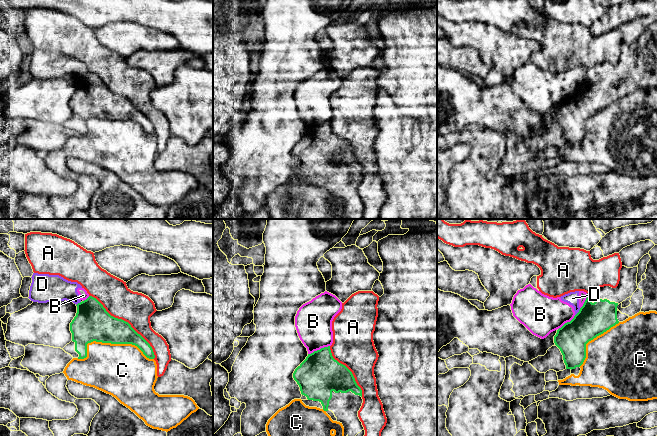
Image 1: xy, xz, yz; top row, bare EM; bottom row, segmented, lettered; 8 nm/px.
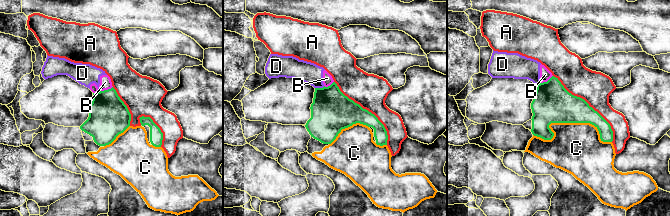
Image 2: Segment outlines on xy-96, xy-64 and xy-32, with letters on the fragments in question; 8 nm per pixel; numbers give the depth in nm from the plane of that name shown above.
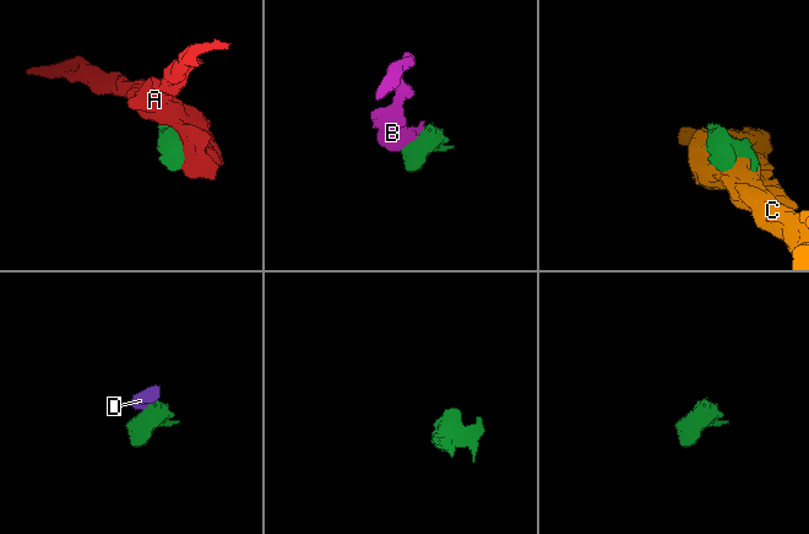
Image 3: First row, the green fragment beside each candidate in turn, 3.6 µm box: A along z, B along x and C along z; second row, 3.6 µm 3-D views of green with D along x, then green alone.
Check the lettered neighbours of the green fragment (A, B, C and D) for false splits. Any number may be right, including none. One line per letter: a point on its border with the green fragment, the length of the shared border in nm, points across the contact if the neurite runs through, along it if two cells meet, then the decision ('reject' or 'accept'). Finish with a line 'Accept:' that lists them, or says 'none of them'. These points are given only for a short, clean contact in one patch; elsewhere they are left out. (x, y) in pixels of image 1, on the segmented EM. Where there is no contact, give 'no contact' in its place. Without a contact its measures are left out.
A: contact xy (125, 321); length 750 nm; reject
B: contact xz (318, 350); length 190 nm; border xz (329, 345), (308, 354); reject
C: contact xy (110, 342); length 600 nm; reject
D: contact yz (578, 312); length 80 nm; border yz (580, 308), (575, 315); reject
Accept: none of them

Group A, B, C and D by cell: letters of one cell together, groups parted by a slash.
A / B D / C

